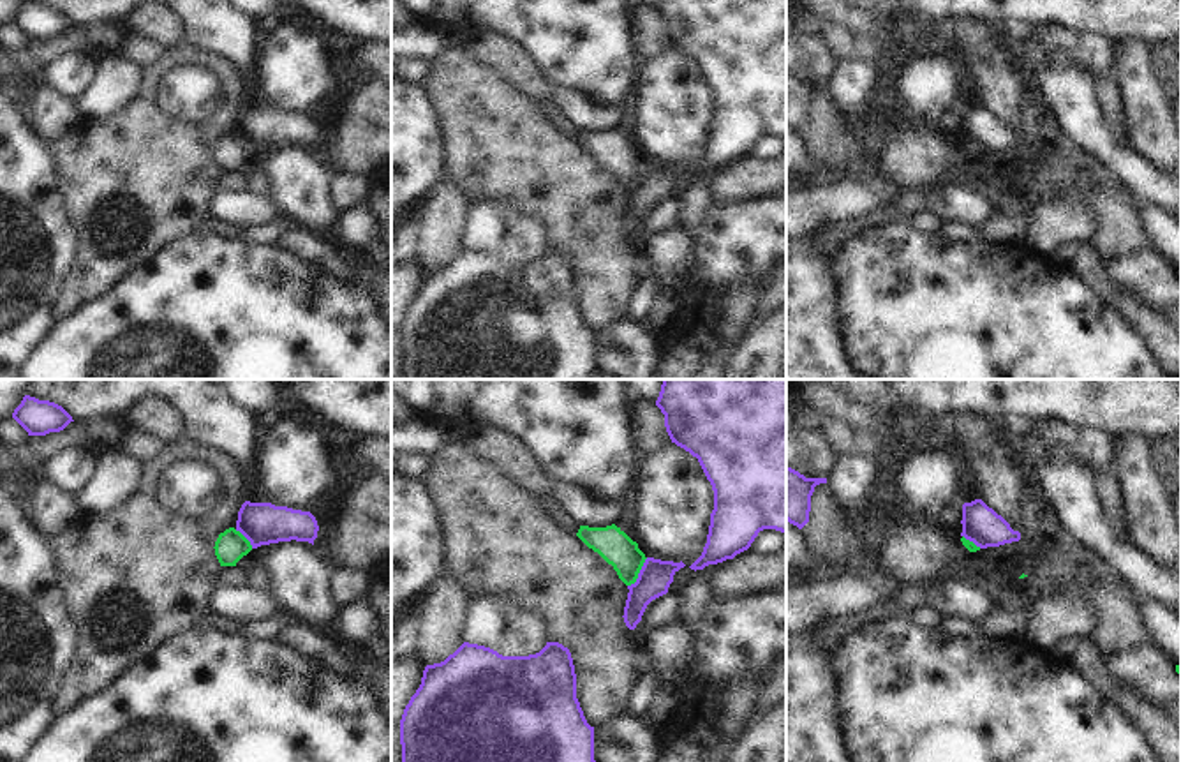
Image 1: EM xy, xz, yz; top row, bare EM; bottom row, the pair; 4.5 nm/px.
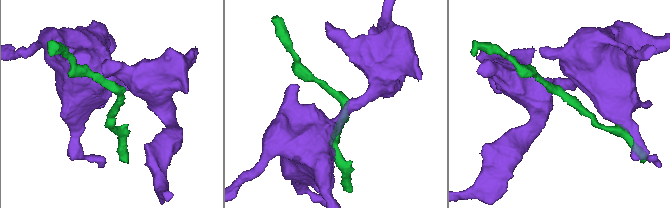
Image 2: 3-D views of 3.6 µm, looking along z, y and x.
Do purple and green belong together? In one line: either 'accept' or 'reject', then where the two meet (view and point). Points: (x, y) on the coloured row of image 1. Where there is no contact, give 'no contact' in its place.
reject; contact xz (638, 574)

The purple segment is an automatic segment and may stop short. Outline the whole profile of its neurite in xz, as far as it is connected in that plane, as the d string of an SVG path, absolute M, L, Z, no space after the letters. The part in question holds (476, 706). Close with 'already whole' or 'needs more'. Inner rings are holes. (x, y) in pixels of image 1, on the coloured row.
M464 642L444 661L427 665L421 684L400 720L402 762L596 762L594 727L576 698L576 674L568 647L559 642L529 656L502 656Z | already whole

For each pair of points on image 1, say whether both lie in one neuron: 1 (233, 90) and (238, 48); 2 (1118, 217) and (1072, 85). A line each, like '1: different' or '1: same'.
1: different
2: different

